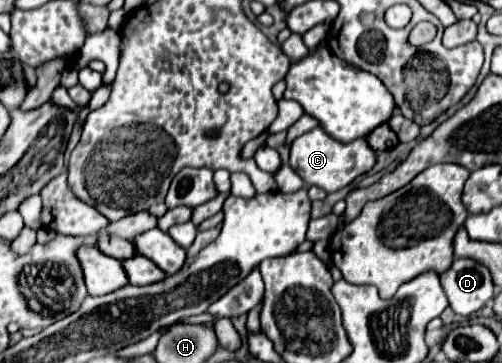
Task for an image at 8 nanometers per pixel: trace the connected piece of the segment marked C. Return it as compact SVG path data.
M319 126L303 136L299 136L291 146L291 168L301 176L301 180L307 186L319 186L325 192L337 192L345 186L349 186L357 176L367 174L377 162L375 152L369 148L365 140L357 142L337 142L335 138L329 138L325 130Z

